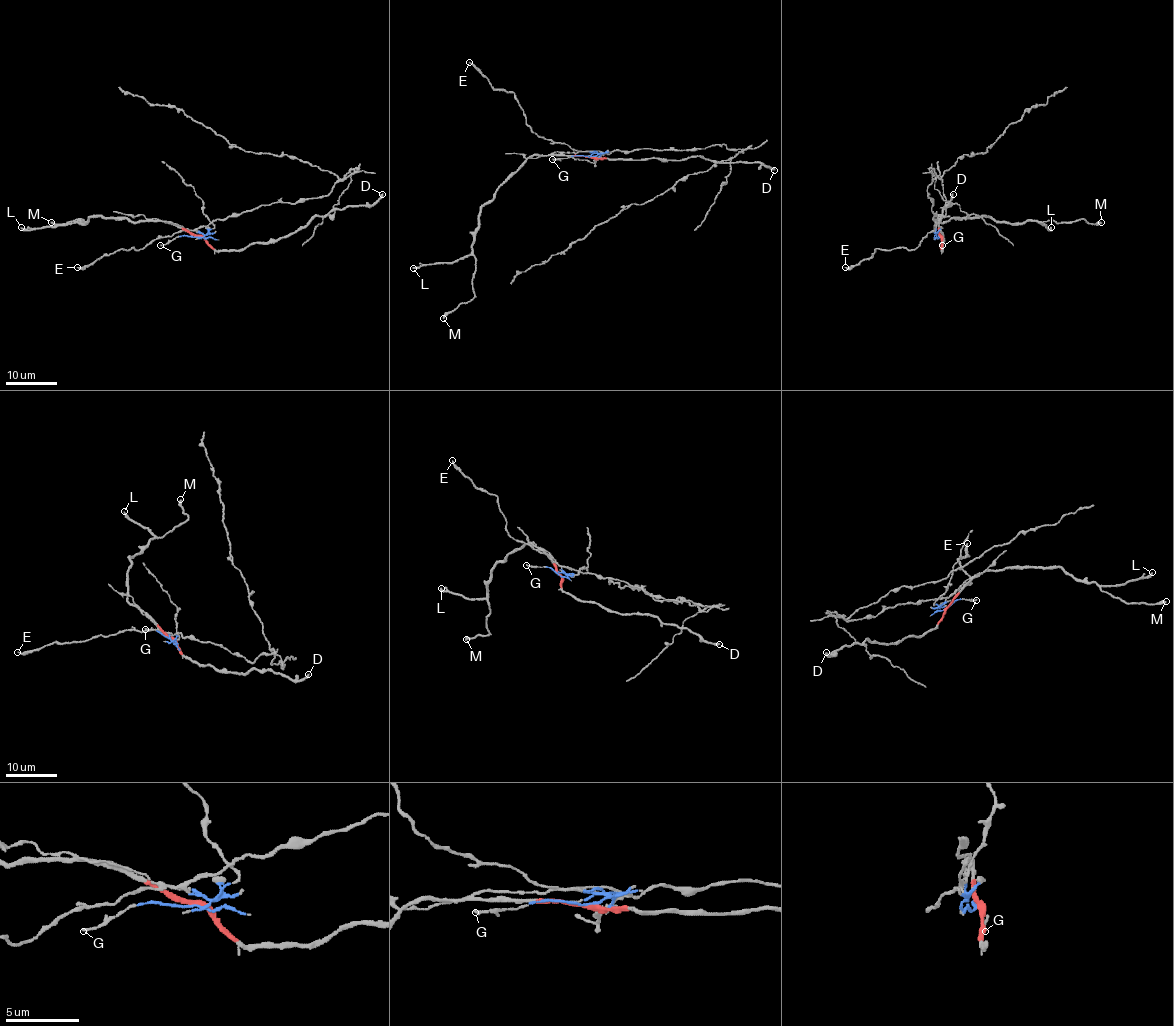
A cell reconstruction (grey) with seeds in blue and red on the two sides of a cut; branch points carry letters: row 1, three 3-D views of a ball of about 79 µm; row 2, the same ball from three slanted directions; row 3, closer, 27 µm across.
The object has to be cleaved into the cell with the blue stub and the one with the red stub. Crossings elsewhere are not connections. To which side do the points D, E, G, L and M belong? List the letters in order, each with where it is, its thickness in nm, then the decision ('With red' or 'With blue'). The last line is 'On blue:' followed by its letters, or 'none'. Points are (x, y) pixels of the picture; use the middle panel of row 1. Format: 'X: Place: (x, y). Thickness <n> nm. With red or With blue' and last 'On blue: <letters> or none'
D: Place: (774, 170). Thickness 380 nm. With red
E: Place: (469, 62). Thickness 200 nm. With blue
G: Place: (552, 159). Thickness 180 nm. With blue
L: Place: (413, 268). Thickness 300 nm. With red
M: Place: (443, 318). Thickness 280 nm. With red
On blue: E, G

